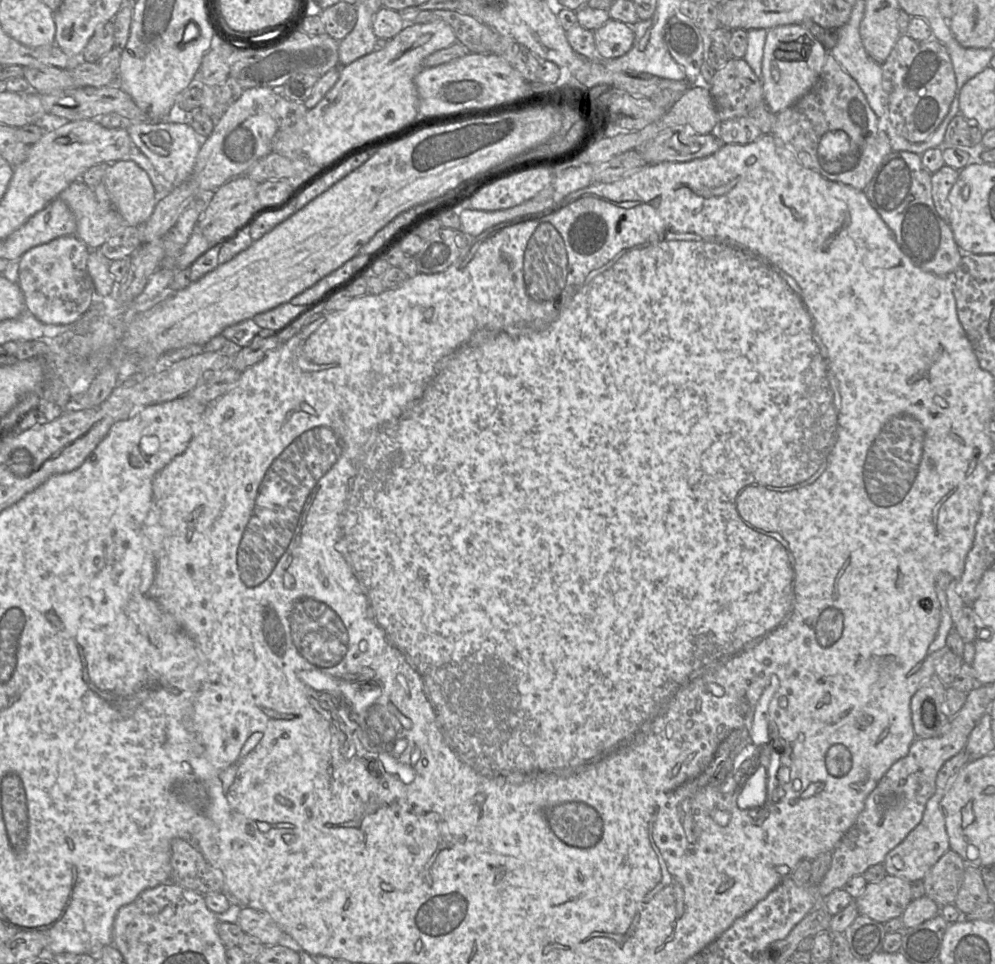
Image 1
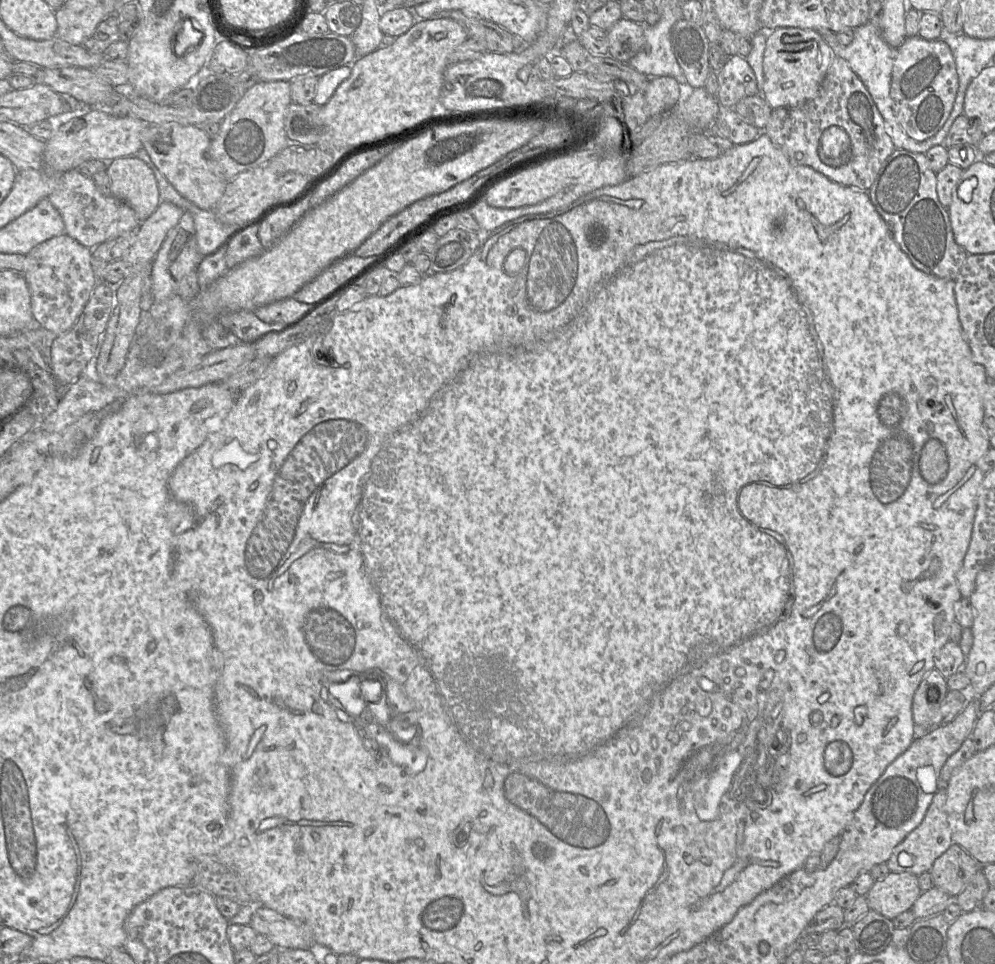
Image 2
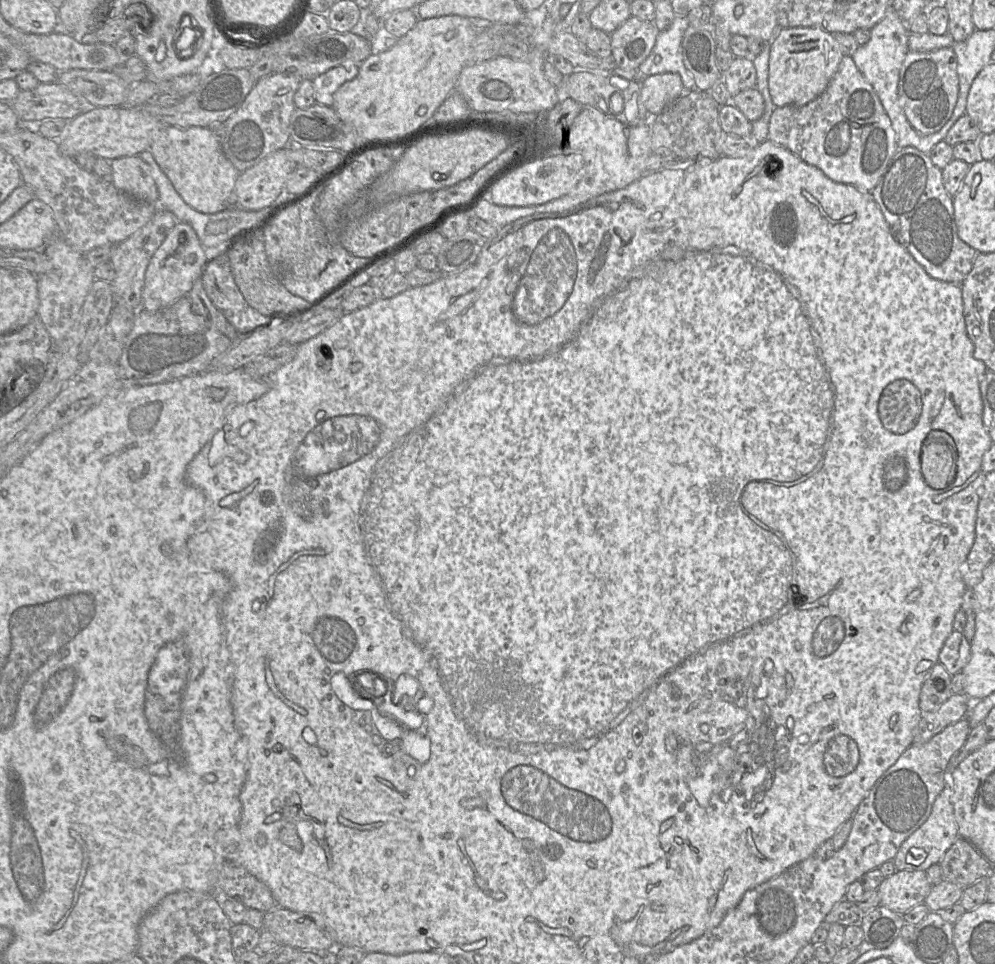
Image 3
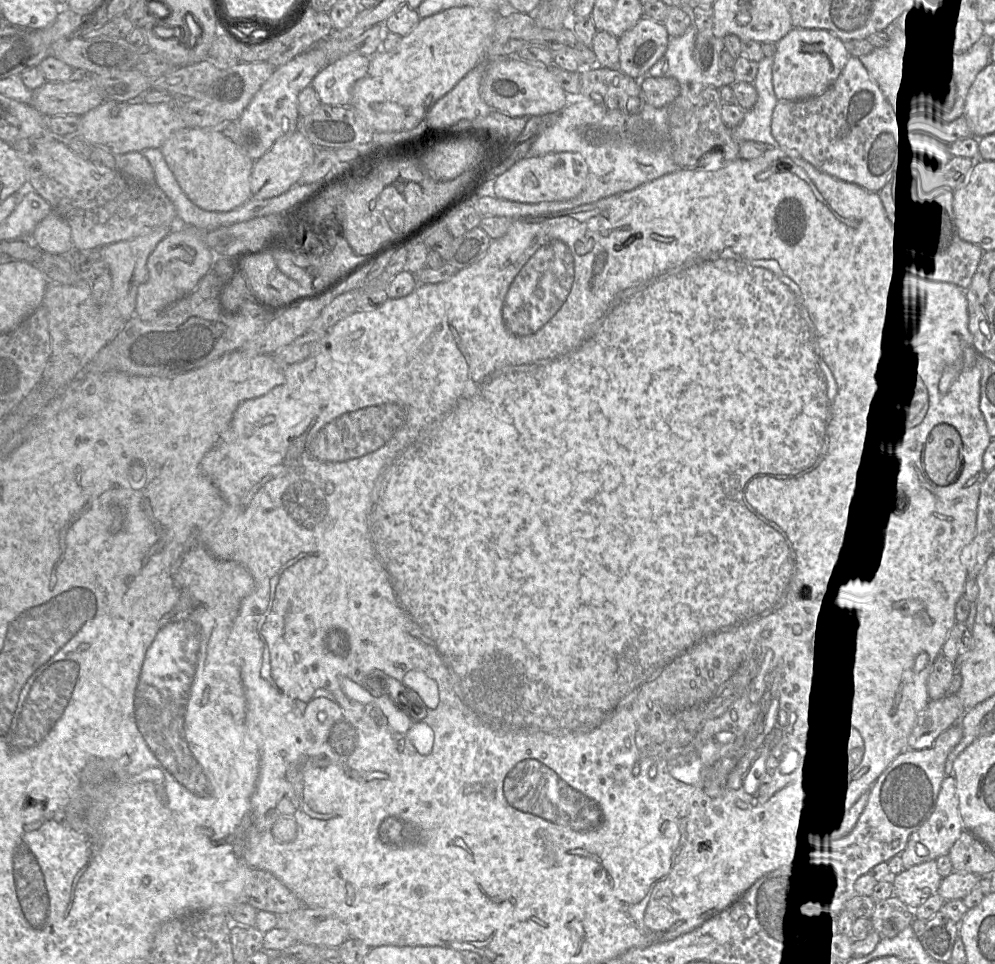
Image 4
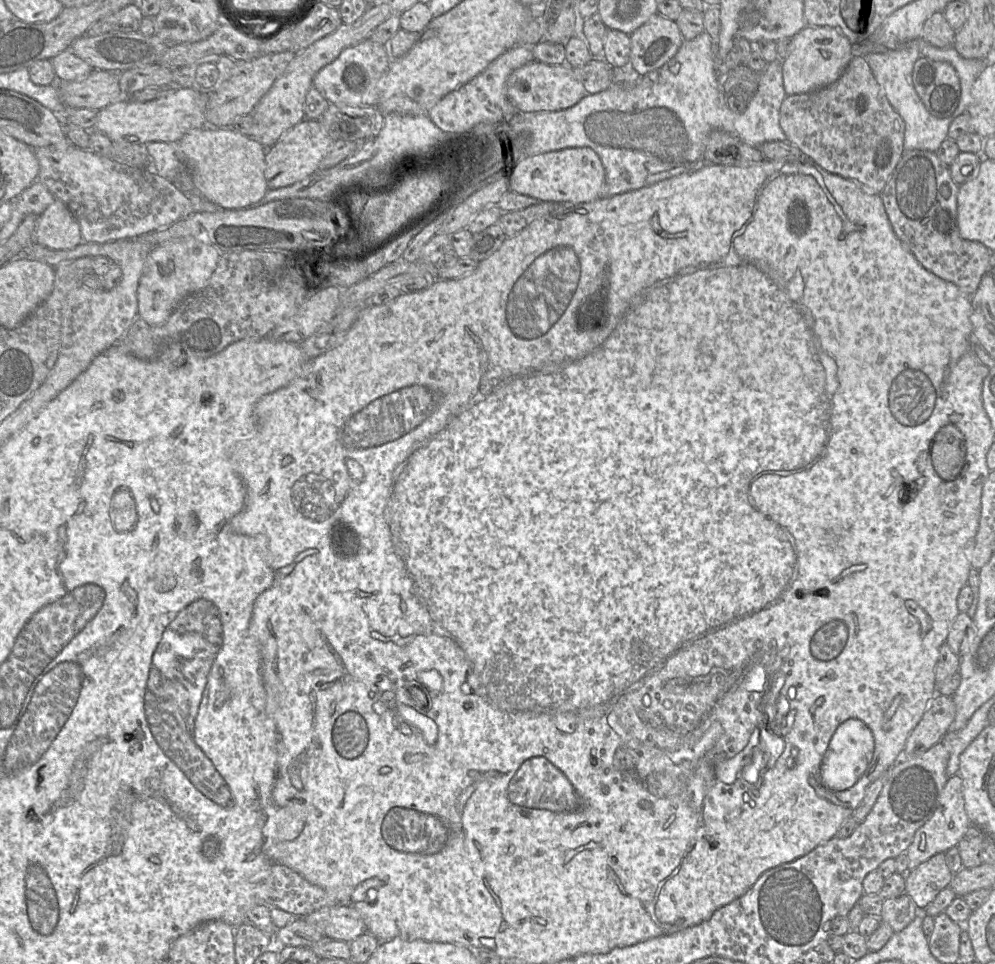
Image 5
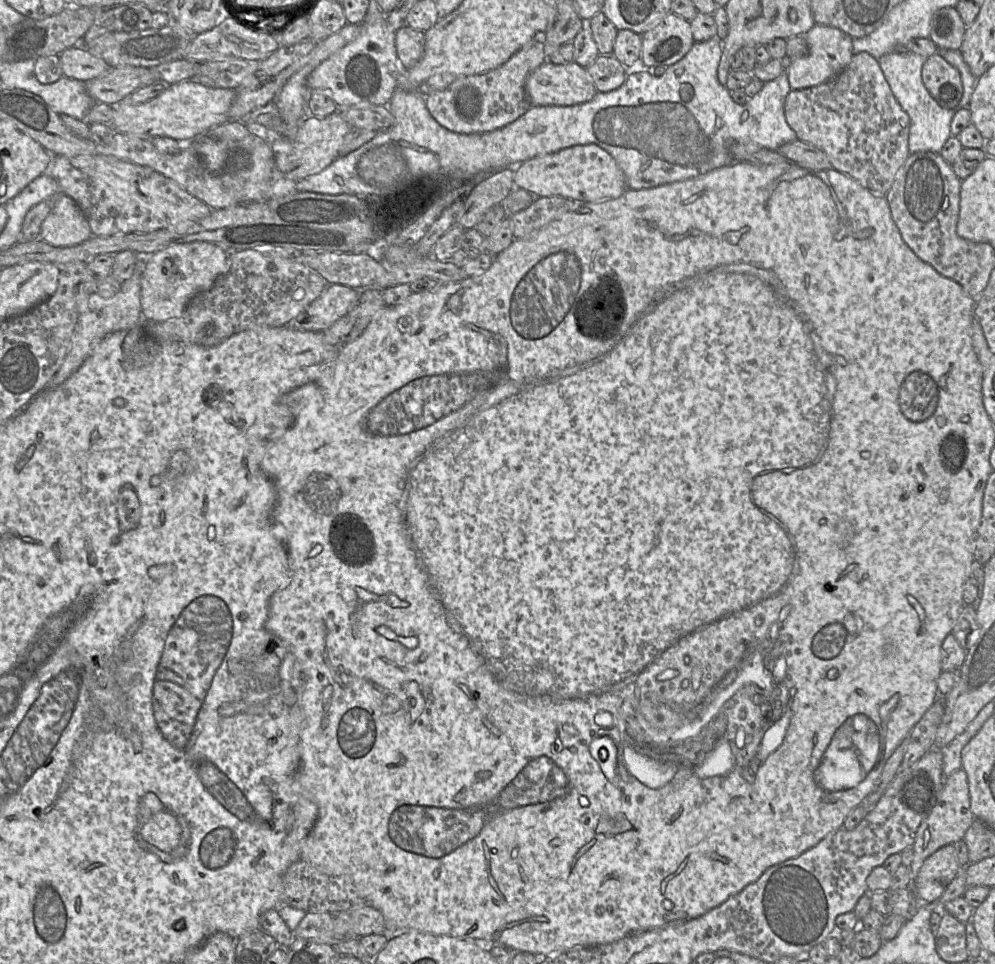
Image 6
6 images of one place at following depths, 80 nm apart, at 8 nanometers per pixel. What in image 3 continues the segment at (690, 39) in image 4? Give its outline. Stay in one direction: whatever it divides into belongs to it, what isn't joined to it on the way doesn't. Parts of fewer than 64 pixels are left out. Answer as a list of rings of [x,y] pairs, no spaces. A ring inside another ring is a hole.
[[[677,15],[667,30],[659,32],[651,54],[638,67],[642,77],[676,73],[681,77],[685,91],[696,89],[681,53],[681,40],[689,25],[688,17]]]

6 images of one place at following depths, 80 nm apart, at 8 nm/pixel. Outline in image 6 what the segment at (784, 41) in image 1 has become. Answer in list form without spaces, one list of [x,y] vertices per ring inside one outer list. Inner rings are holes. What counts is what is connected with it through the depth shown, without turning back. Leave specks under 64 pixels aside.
[[[815,24],[808,32],[798,36],[805,37],[808,54],[788,60],[786,73],[792,90],[809,88],[830,81],[848,66],[855,55],[852,38],[837,28]]]

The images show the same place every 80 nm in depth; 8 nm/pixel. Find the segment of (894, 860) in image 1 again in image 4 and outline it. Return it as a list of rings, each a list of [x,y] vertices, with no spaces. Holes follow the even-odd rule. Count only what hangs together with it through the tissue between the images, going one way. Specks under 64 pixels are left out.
[[[945,776],[932,814],[910,835],[905,849],[900,854],[904,870],[948,854],[963,831],[956,781],[953,776]]]

